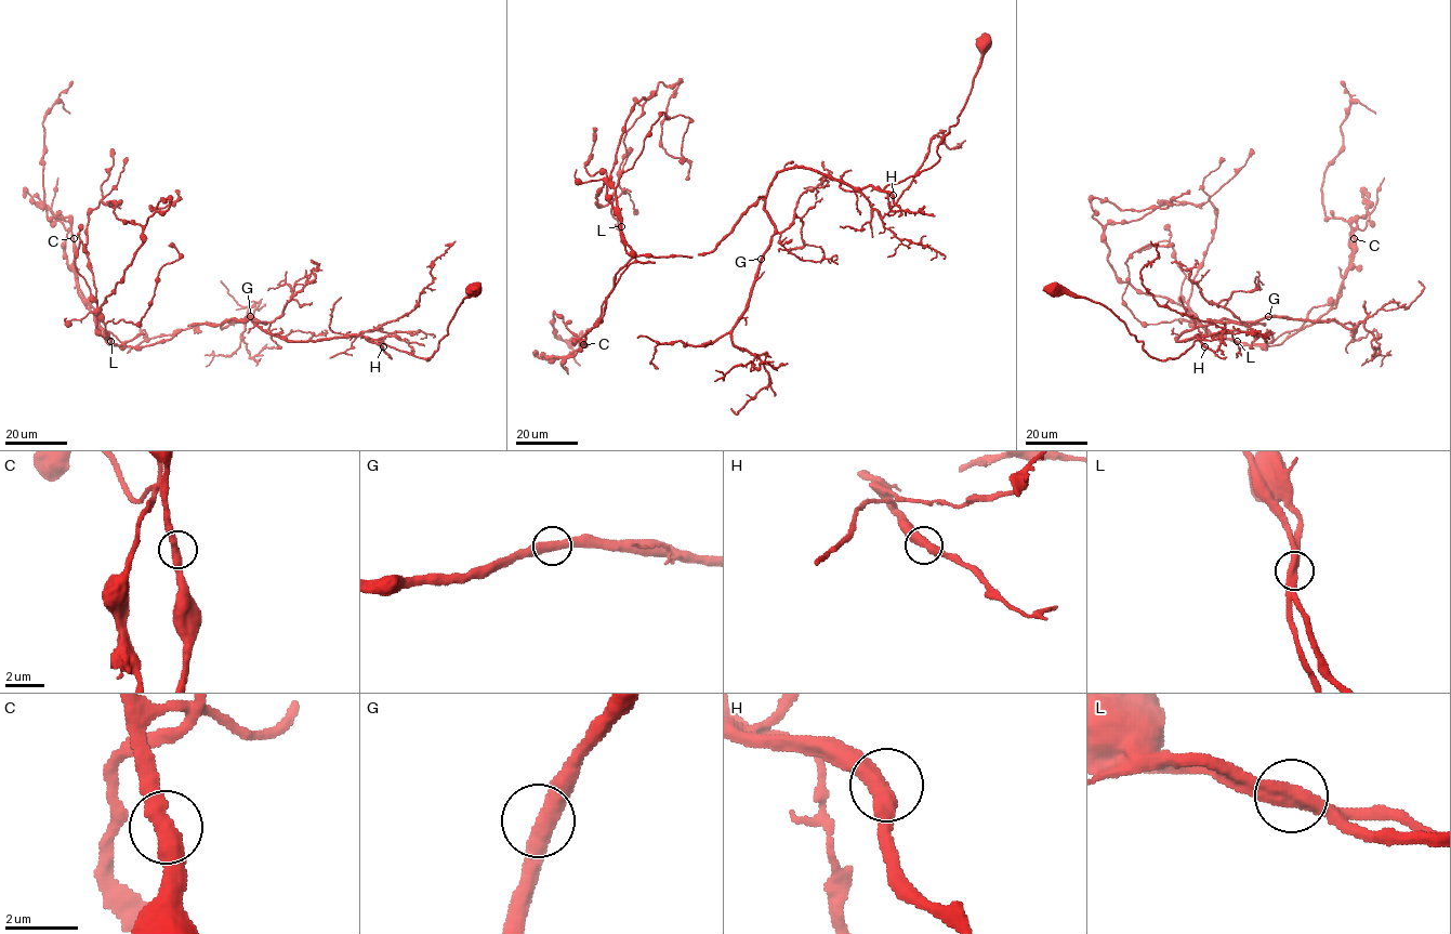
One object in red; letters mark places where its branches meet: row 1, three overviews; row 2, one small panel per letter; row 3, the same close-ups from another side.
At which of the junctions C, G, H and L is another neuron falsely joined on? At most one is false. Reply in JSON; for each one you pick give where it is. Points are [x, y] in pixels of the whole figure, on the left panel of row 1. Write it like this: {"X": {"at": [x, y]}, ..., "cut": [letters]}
{"L": {"at": [110, 341]}, "cut": ["L"]}

